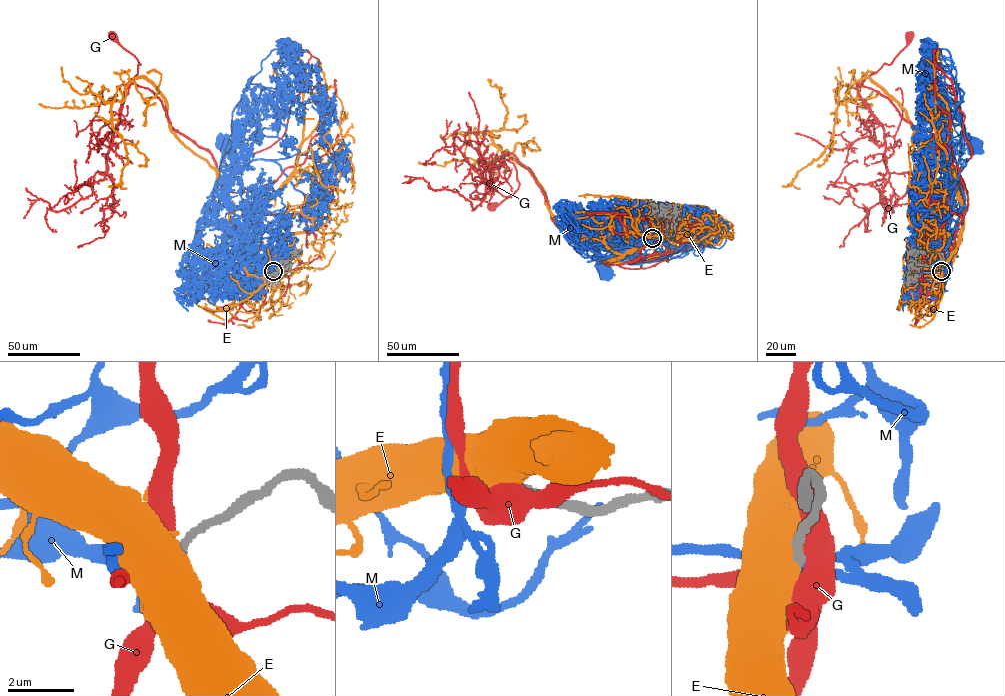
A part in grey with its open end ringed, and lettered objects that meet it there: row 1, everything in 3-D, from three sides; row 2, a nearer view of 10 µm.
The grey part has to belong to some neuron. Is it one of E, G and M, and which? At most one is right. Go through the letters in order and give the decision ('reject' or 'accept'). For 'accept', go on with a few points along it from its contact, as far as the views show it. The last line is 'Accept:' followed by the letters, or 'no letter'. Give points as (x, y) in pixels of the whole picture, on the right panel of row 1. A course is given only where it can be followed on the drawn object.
E: reject
G: reject
M: accept | via (940, 271), (948, 267), (949, 253), (958, 245), (963, 222), (958, 175), (960, 140), (967, 136), (972, 145)
Accept: M

